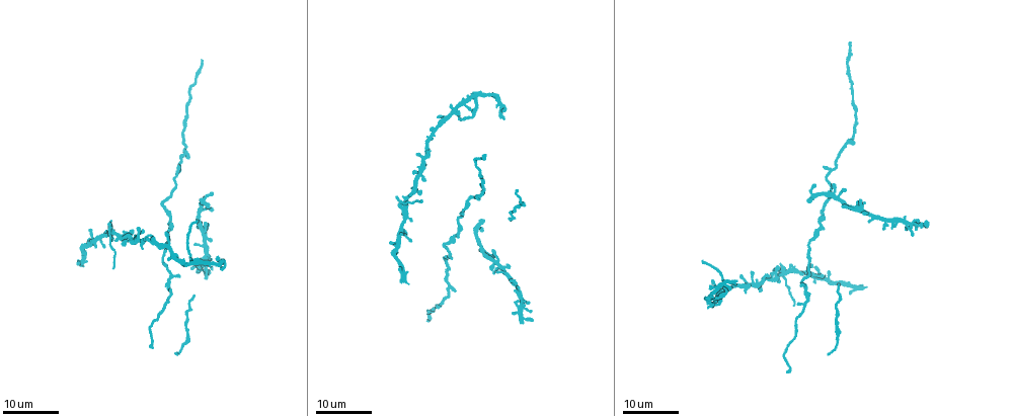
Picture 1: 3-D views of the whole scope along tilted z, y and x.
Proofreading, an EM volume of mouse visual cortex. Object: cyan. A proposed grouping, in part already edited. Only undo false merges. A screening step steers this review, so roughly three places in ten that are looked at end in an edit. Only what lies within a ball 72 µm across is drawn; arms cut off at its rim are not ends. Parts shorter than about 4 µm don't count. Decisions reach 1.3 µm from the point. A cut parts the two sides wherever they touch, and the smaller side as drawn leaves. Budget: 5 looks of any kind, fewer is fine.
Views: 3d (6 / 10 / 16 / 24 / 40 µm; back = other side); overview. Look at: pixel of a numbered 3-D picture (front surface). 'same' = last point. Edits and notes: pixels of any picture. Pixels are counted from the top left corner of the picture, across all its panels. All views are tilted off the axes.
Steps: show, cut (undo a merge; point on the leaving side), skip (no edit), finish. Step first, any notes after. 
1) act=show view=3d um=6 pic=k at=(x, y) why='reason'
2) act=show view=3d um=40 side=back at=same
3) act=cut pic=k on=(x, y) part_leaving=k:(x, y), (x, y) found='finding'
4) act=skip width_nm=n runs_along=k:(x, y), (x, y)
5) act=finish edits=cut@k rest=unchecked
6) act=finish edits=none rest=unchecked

act=show view=3d um=16 pic=1 at=(477, 97)

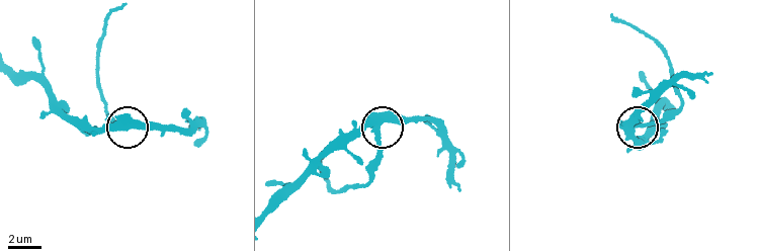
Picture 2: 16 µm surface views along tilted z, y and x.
act=show view=3d um=10 pic=2 at=(375, 129)

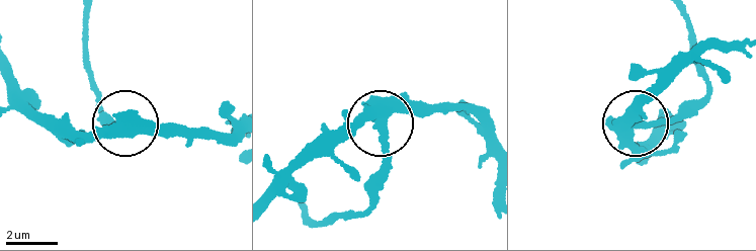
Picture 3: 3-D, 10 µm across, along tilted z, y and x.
act=cut pic=3 on=(388, 168) found='two neurons meet here'

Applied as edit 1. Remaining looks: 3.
act=show view=3d um=16 pic=1 at=(785, 273)

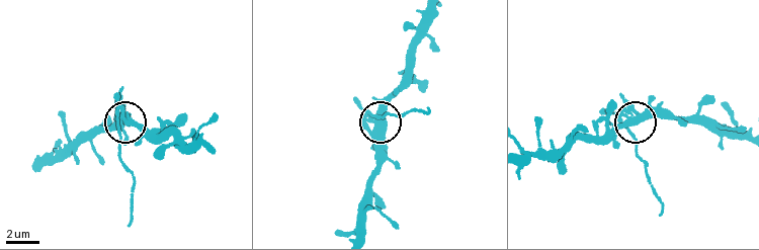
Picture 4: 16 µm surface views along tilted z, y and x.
act=show view=3d um=6 pic=4 at=(383, 120)

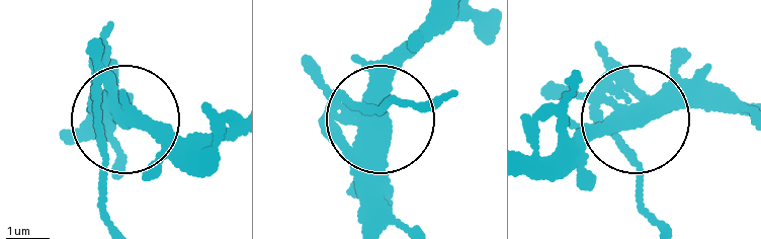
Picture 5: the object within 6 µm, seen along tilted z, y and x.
act=cut pic=5 on=(104, 139) arms=3 found='two neurons meet here'

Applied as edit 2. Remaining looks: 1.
act=finish edits=cut@3,cut@5 rest=unchecked

